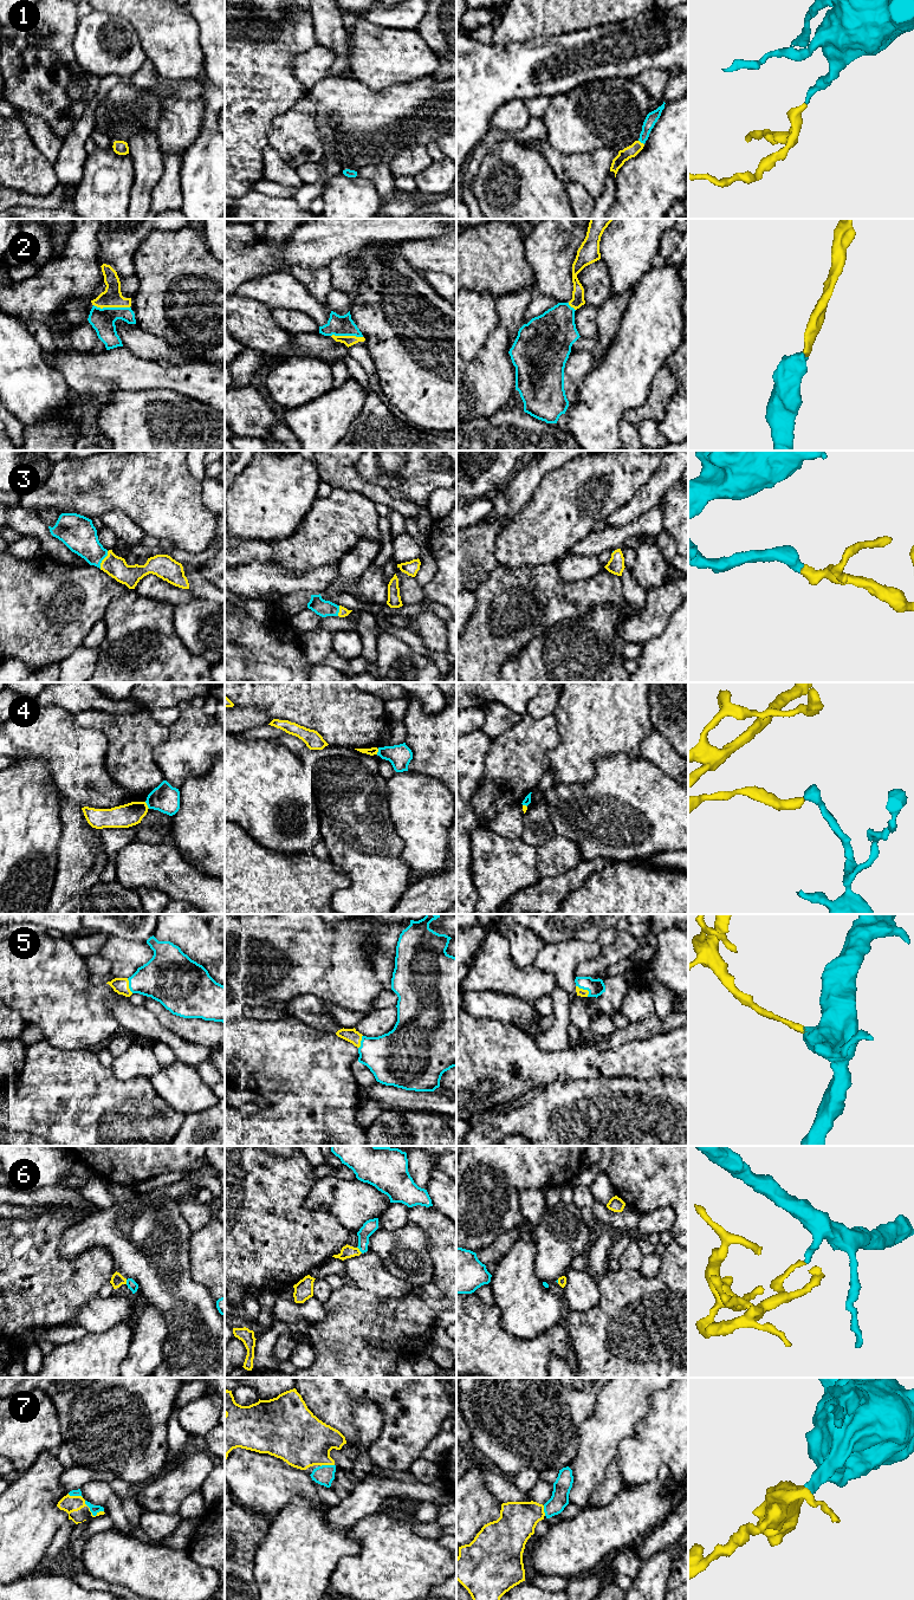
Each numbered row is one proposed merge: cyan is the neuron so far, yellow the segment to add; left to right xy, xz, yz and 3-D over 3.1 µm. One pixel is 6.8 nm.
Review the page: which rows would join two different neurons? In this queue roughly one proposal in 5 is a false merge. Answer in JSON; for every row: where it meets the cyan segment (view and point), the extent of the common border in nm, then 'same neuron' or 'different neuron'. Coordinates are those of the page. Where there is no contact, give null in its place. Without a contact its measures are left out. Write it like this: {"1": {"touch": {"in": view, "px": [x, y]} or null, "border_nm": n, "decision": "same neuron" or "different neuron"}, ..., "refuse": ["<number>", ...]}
{"1": {"touch": {"in": "yz", "px": [641, 142]}, "border_nm": 50, "decision": "same neuron"}, "2": {"touch": {"in": "xy", "px": [111, 308]}, "border_nm": 240, "decision": "same neuron"}, "3": {"touch": {"in": "xy", "px": [103, 558]}, "border_nm": 130, "decision": "same neuron"}, "4": {"touch": {"in": "xy", "px": [147, 804]}, "border_nm": 60, "decision": "different neuron"}, "5": {"touch": {"in": "yz", "px": [584, 989]}, "border_nm": 120, "decision": "same neuron"}, "6": {"touch": {"in": "xz", "px": [360, 1250]}, "border_nm": 60, "decision": "same neuron"}, "7": {"touch": {"in": "xy", "px": [91, 1511]}, "border_nm": 150, "decision": "same neuron"}, "refuse": ["4"]}

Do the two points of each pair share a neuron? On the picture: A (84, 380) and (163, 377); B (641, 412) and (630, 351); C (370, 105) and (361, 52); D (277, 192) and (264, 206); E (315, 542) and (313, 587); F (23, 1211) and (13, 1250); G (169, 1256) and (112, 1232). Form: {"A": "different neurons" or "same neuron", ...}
{"A": "same neuron", "B": "different neurons", "C": "different neurons", "D": "different neurons", "E": "different neurons", "F": "different neurons", "G": "same neuron"}

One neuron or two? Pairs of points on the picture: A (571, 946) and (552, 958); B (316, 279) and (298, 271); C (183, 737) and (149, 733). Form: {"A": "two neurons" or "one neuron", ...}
{"A": "one neuron", "B": "one neuron", "C": "two neurons"}

